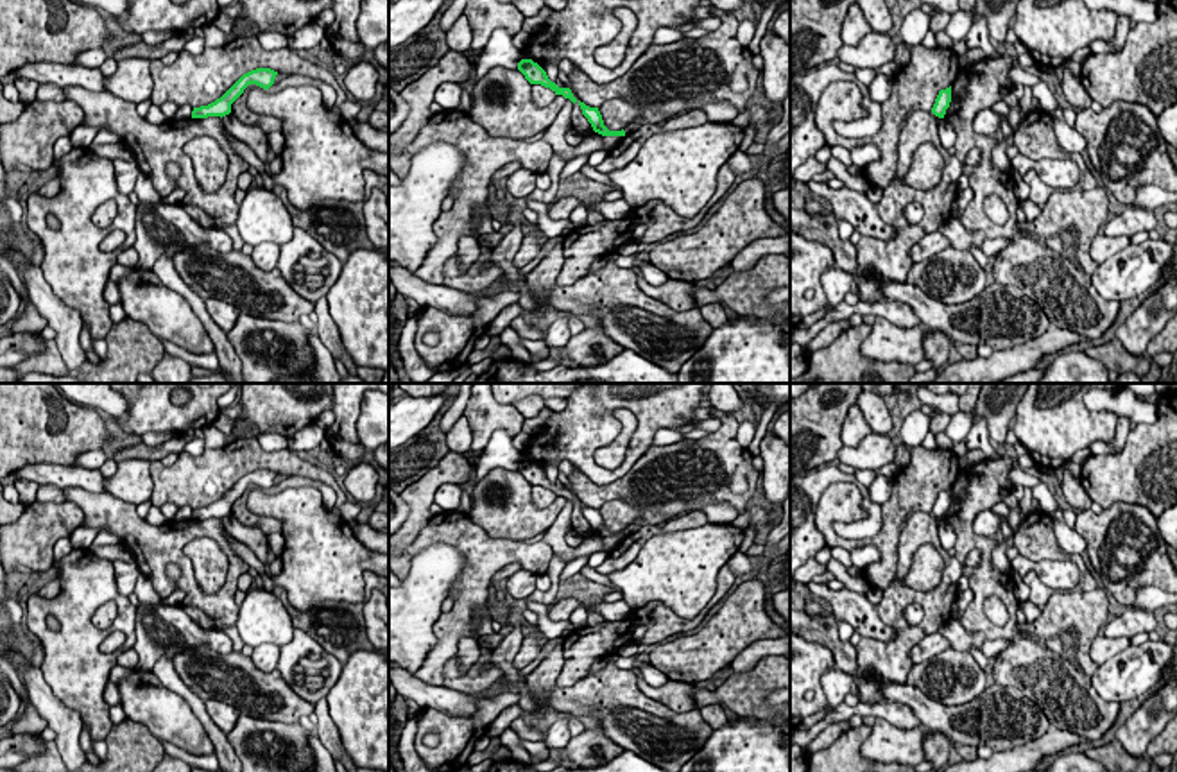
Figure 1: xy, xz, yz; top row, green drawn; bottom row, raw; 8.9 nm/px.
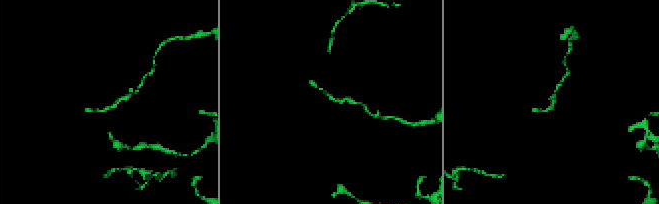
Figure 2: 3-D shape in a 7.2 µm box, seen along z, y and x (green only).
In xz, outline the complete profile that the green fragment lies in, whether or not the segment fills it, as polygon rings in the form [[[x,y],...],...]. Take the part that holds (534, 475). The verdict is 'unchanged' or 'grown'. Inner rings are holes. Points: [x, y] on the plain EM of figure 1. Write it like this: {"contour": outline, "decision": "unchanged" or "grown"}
{"contour": [[[521,460],[518,464],[518,471],[525,476],[525,480],[530,485],[541,485],[545,489],[550,489],[555,496],[563,496],[564,500],[570,500],[573,505],[577,503],[570,489],[559,489],[555,484],[552,484],[546,473],[532,460]]], "decision": "unchanged"}

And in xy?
{"contour": [[[256,469],[244,475],[220,500],[208,507],[193,509],[192,519],[226,518],[231,514],[231,505],[244,494],[249,485],[269,491],[274,485],[278,473],[271,469]]], "decision": "unchanged"}

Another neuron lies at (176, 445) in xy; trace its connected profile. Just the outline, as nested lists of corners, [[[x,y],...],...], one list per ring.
[[[174,435],[170,441],[158,444],[158,446],[147,446],[143,442],[124,448],[115,453],[115,460],[129,460],[129,459],[140,459],[140,460],[149,460],[156,462],[167,457],[168,453],[181,453],[185,448],[186,441],[183,435]]]

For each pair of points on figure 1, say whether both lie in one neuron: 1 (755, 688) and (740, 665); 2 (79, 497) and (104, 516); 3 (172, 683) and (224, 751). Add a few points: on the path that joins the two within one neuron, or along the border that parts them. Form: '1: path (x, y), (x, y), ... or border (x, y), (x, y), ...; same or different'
1: border (771, 654), (765, 654), (747, 670), (733, 672); different
2: path (85, 500), (99, 511); same
3: path (190, 697), (214, 733); same

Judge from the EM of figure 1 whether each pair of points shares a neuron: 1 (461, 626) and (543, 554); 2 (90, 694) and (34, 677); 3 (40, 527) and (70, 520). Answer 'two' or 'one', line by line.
1: one
2: two
3: one

